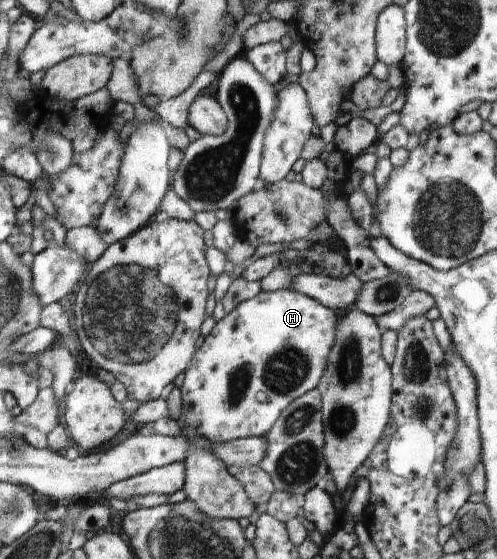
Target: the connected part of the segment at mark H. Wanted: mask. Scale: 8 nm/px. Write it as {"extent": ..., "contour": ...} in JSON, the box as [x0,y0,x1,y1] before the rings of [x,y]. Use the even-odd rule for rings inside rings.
{"extent":[179,289,338,444],"contour":[[[282,289],[282,291],[273,291],[268,293],[261,291],[256,297],[251,297],[243,301],[234,311],[227,313],[223,319],[217,321],[217,325],[210,331],[210,335],[205,337],[202,347],[194,354],[193,362],[183,375],[182,381],[179,383],[179,389],[182,394],[182,413],[181,425],[196,429],[202,437],[206,437],[212,444],[220,444],[229,440],[246,438],[246,437],[263,437],[273,429],[274,423],[278,421],[285,412],[286,407],[290,406],[297,397],[308,393],[317,387],[321,381],[322,374],[325,373],[325,367],[329,363],[329,355],[332,353],[334,342],[336,341],[338,317],[330,308],[324,307],[320,301],[312,299],[308,295],[298,293],[294,290]]]}

